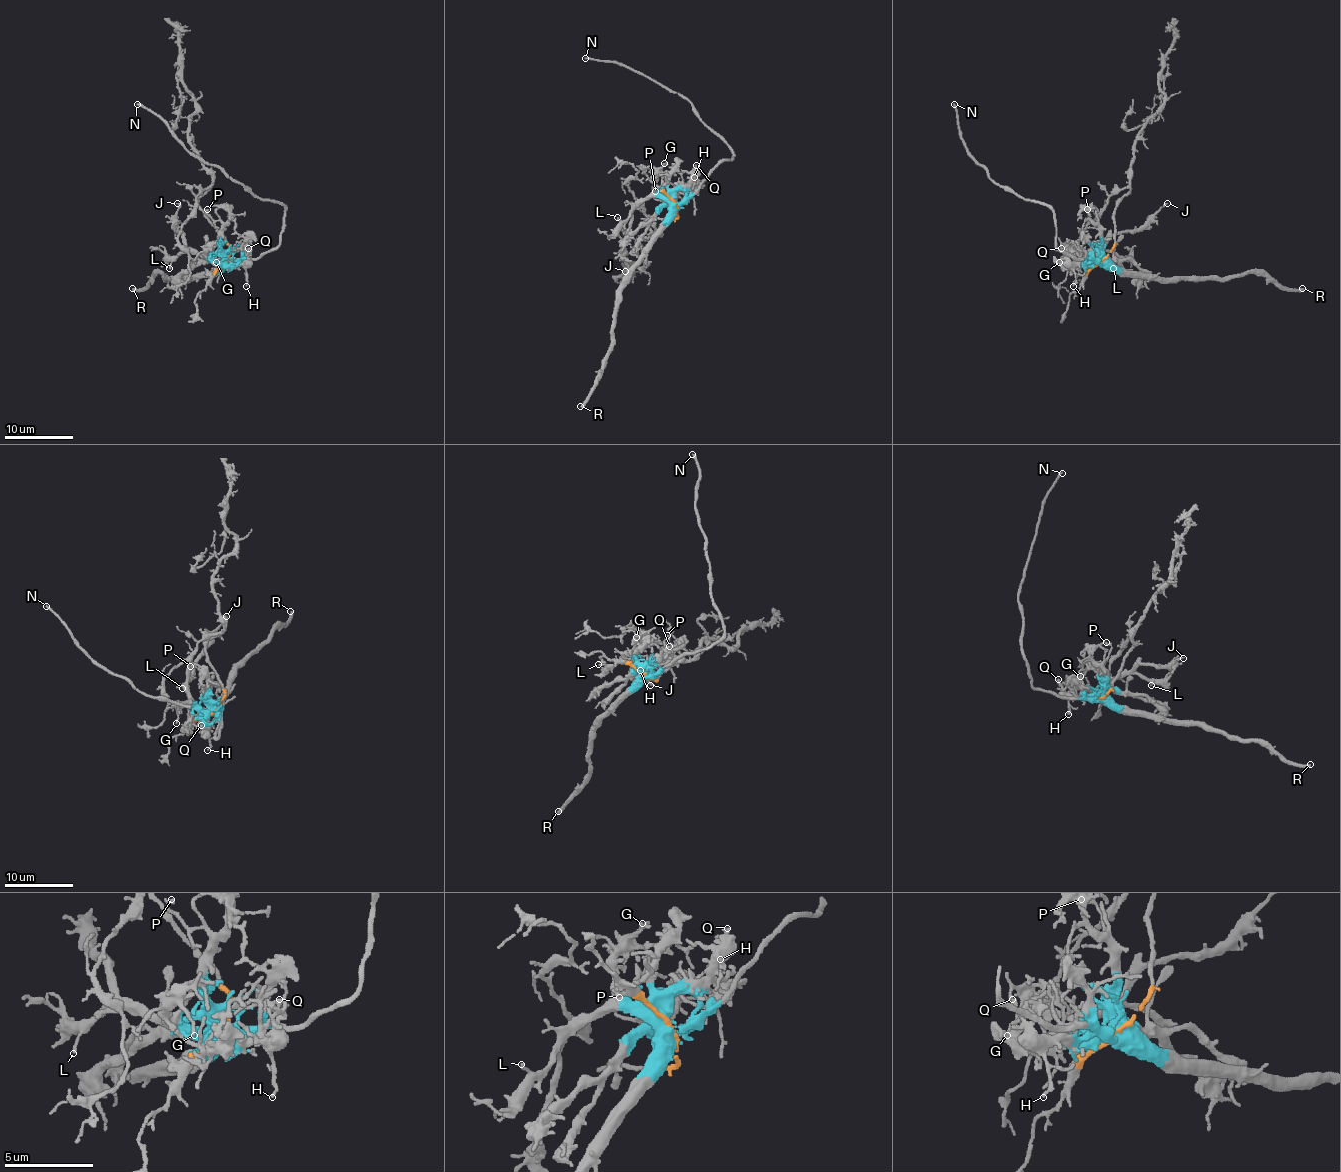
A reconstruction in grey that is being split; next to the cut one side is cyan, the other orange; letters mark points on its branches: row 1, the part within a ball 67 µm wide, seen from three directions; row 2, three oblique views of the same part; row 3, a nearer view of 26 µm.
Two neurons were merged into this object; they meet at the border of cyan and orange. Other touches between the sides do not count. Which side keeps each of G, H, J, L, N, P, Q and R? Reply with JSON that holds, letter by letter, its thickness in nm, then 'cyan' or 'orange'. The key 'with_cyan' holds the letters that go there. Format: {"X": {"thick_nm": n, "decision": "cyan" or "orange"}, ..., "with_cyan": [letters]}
{"G": {"thick_nm": 120, "decision": "cyan"}, "H": {"thick_nm": 150, "decision": "cyan"}, "J": {"thick_nm": 170, "decision": "cyan"}, "L": {"thick_nm": 130, "decision": "cyan"}, "N": {"thick_nm": 220, "decision": "cyan"}, "P": {"thick_nm": 150, "decision": "cyan"}, "Q": {"thick_nm": 170, "decision": "cyan"}, "R": {"thick_nm": 360, "decision": "cyan"}, "with_cyan": ["G", "H", "J", "L", "N", "P", "Q", "R"]}

